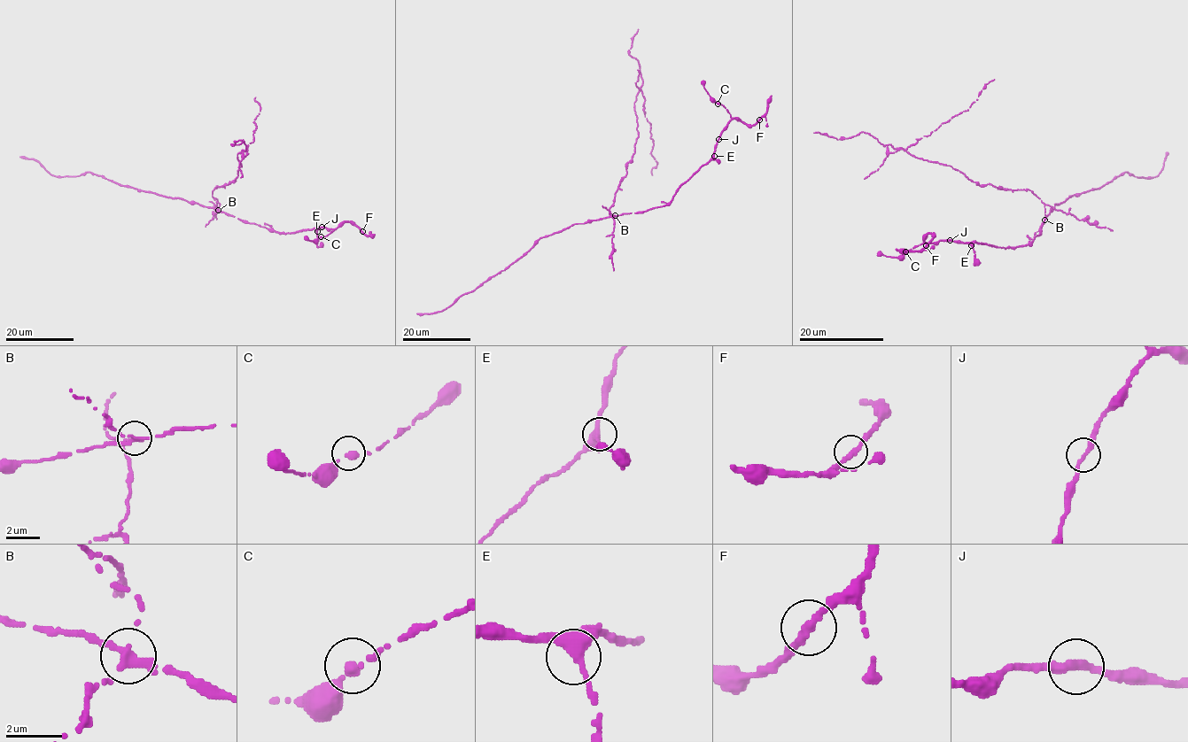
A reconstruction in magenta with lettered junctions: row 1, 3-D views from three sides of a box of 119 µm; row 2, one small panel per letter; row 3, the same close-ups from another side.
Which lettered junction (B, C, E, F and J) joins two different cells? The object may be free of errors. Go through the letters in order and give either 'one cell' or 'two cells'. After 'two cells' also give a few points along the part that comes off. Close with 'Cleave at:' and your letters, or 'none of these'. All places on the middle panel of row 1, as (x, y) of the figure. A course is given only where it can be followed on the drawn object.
B: two cells | (615, 215), (609, 207), (639, 135), (640, 88), (653, 140), (652, 175)
C: one cell
E: one cell
F: one cell
J: one cell
Cleave at: B

